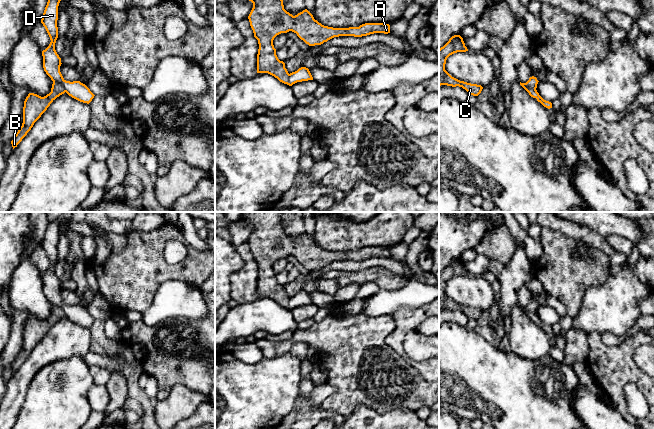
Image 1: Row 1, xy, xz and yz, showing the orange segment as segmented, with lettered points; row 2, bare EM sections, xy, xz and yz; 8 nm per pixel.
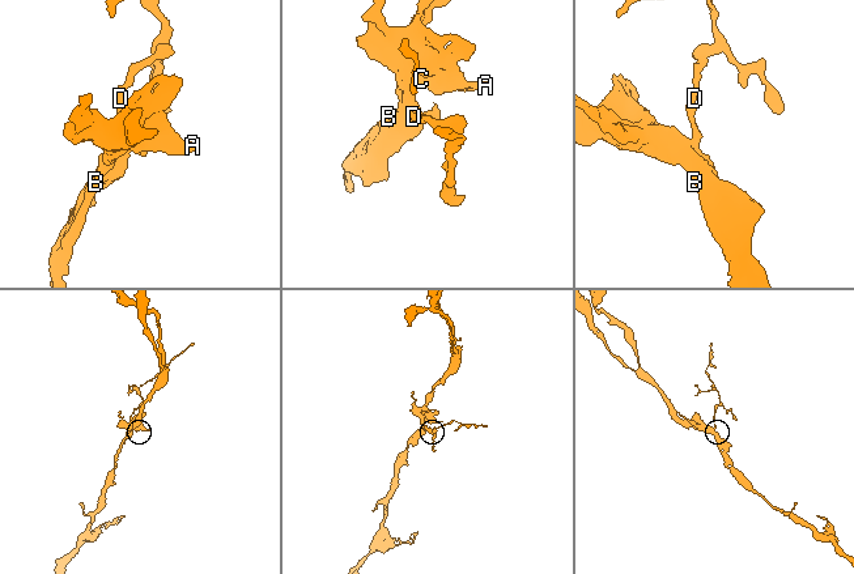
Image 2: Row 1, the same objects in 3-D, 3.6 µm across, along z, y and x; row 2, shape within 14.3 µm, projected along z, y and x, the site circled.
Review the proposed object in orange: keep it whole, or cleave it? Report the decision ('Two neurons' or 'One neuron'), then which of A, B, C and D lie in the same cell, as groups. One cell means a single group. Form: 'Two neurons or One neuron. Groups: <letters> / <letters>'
Two neurons. Groups: A B C / D

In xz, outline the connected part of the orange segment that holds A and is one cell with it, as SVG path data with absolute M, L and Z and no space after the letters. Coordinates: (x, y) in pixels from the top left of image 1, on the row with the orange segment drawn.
M249 0L253 8L248 16L254 37L258 40L257 73L268 73L287 84L289 73L276 55L274 38L292 31L309 46L321 45L339 36L362 37L374 33L390 33L390 25L365 23L359 27L324 26L307 10L293 16L284 9L283 0Z

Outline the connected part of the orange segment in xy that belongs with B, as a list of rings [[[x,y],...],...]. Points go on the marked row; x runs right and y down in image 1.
[[[53,82],[51,92],[44,97],[34,93],[29,93],[24,101],[23,123],[13,140],[11,141],[13,149],[22,141],[22,139],[31,130],[34,123],[47,110],[50,104],[60,95],[65,93],[63,85],[59,82]]]

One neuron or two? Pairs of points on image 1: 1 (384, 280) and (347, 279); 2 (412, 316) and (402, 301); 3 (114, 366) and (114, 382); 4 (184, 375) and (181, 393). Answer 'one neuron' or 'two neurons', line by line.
1: one neuron
2: two neurons
3: two neurons
4: two neurons

